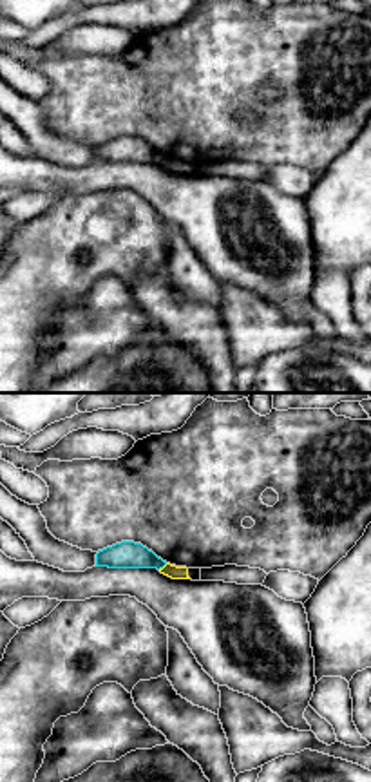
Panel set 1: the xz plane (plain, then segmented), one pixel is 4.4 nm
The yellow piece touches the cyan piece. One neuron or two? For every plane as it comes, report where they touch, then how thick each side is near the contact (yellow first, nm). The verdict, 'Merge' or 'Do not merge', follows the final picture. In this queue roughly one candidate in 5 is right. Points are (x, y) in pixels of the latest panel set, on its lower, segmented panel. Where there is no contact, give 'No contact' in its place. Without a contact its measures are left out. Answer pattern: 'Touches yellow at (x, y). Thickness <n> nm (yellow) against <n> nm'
Touches yellow at (163, 567). Thickness 60 nm (yellow) against 130 nm

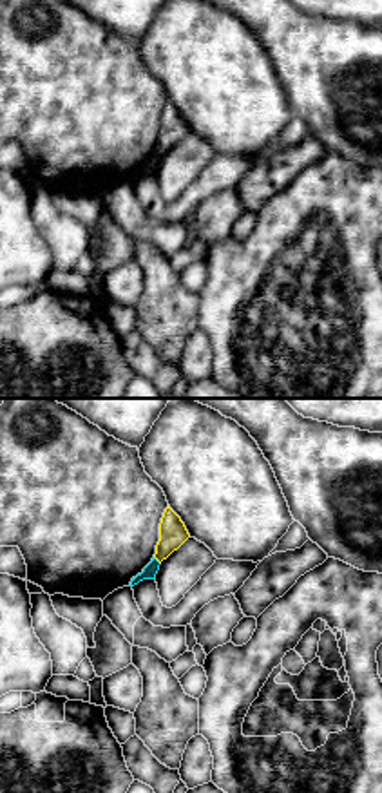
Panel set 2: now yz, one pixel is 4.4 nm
Touches yellow at (156, 558). Thickness 130 nm (yellow) against 60 nm

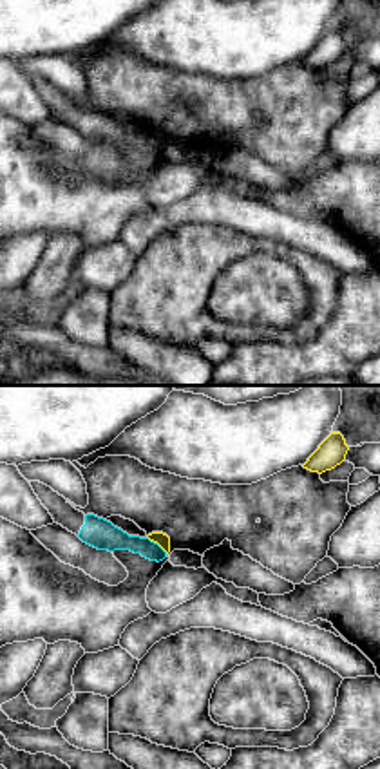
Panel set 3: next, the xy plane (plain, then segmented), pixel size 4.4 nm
Touches yellow at (158, 543). Thickness 60 nm (yellow) against 130 nm

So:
Do not merge

